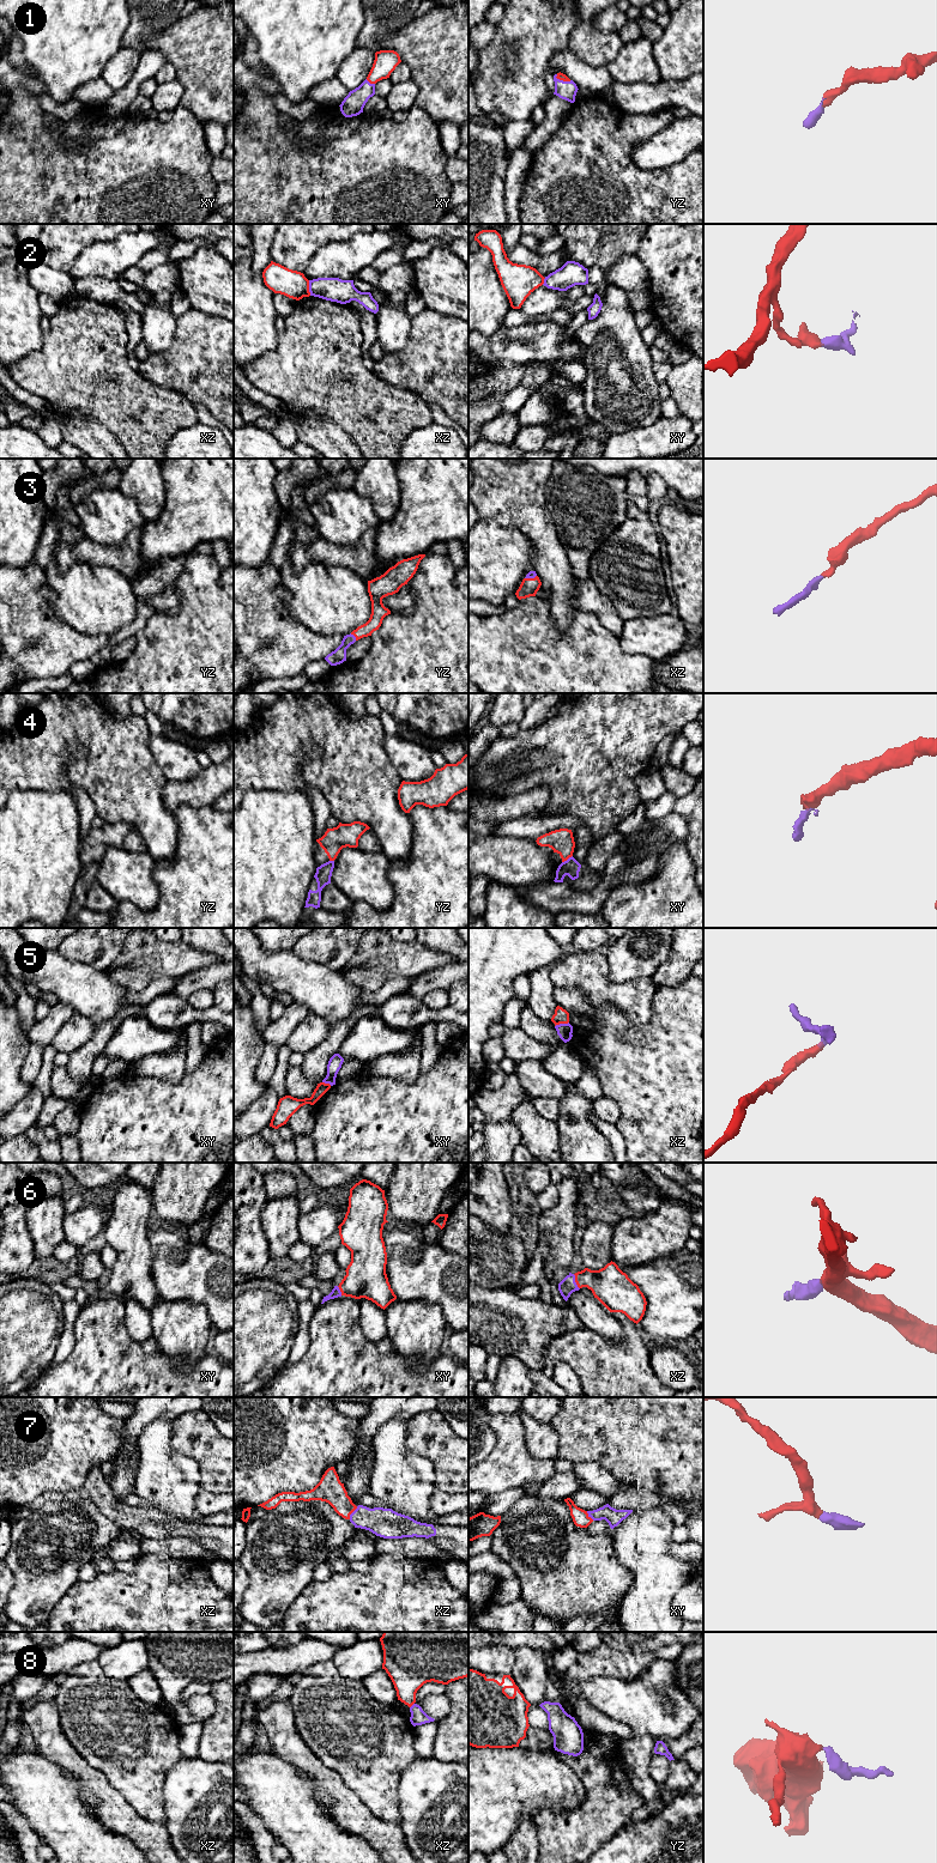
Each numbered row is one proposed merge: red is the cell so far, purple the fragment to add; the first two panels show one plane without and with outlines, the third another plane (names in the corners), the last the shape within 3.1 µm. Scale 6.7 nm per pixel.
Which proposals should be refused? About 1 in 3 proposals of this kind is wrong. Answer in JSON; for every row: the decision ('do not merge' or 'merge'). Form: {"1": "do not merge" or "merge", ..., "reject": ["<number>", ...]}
{"1": "merge", "2": "do not merge", "3": "merge", "4": "do not merge", "5": "do not merge", "6": "merge", "7": "merge", "8": "merge", "reject": ["2", "4", "5"]}

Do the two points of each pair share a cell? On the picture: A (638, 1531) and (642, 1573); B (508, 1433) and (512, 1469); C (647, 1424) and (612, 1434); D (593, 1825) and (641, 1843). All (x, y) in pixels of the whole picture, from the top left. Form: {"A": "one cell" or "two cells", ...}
{"A": "one cell", "B": "one cell", "C": "one cell", "D": "two cells"}

